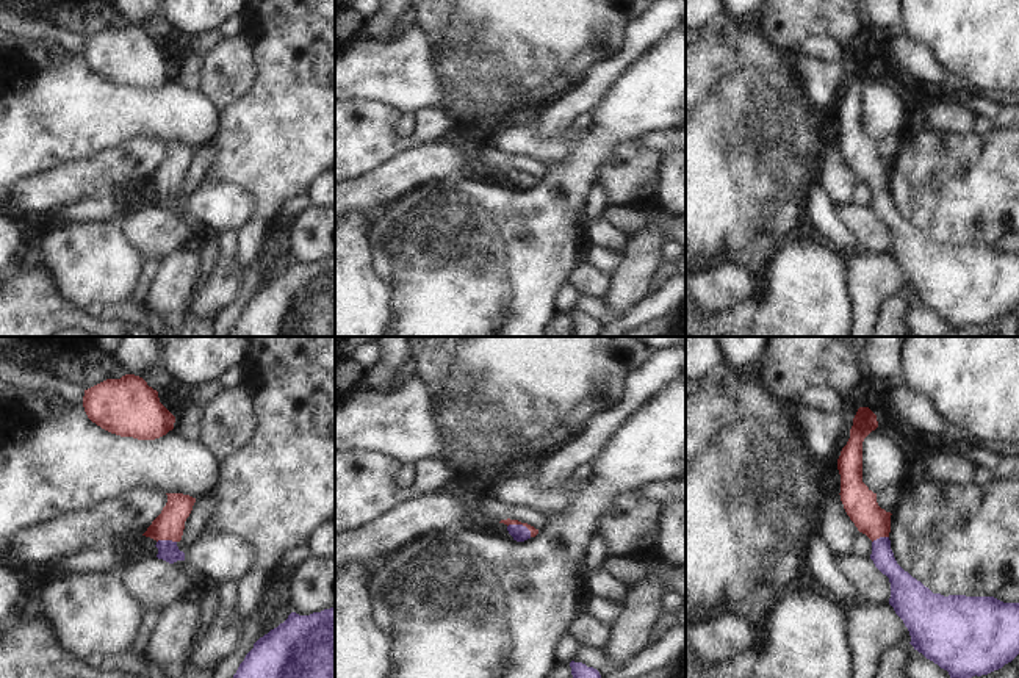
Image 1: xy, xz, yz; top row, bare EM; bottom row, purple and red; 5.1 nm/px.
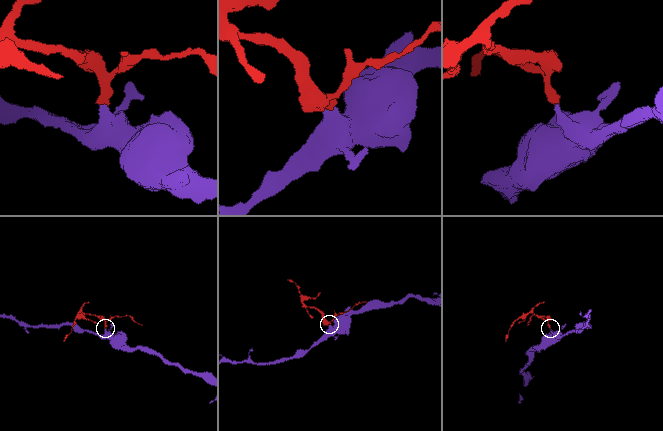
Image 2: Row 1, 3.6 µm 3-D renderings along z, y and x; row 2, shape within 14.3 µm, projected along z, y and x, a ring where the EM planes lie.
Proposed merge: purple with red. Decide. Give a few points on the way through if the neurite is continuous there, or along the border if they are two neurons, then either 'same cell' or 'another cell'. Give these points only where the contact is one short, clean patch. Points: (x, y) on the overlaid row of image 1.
way xz (520, 533), (522, 525), (507, 522); same cell

